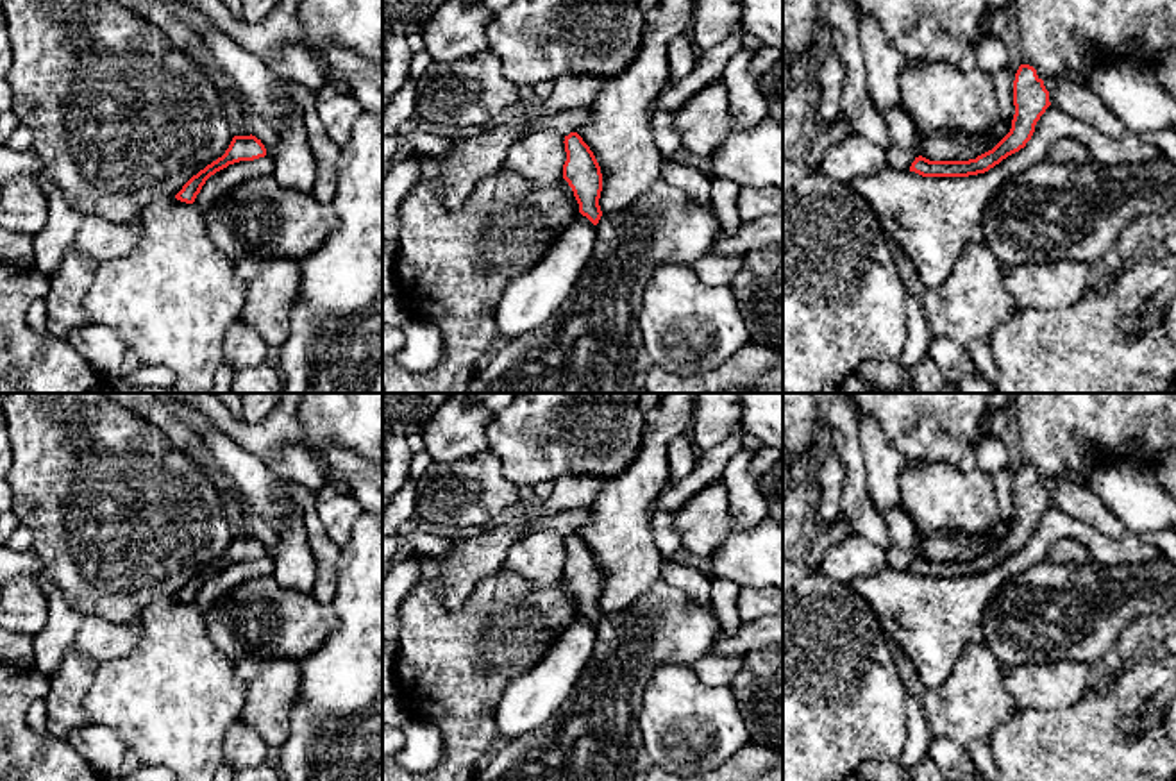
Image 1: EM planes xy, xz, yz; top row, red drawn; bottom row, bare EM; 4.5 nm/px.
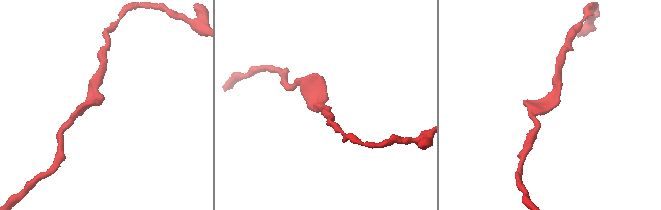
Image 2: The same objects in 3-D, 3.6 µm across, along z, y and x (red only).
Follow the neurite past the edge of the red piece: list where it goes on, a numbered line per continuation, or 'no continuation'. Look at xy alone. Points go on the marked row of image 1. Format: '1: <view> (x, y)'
1: xy (217, 186)

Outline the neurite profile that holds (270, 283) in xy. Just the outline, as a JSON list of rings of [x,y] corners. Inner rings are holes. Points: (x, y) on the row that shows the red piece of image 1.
[[[248,257],[236,263],[245,284],[243,320],[268,349],[281,349],[290,334],[290,309],[300,291],[300,263],[286,257]]]

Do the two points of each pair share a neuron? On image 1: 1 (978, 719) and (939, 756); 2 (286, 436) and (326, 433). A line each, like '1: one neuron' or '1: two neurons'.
1: two neurons
2: two neurons

